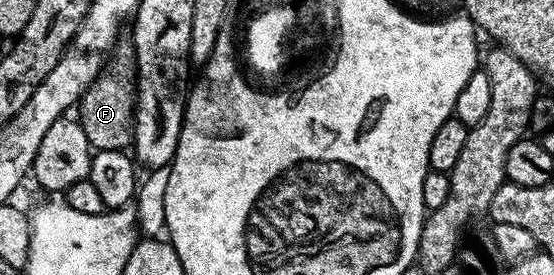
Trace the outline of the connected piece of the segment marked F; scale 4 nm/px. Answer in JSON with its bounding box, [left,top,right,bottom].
[79,36,137,150]

